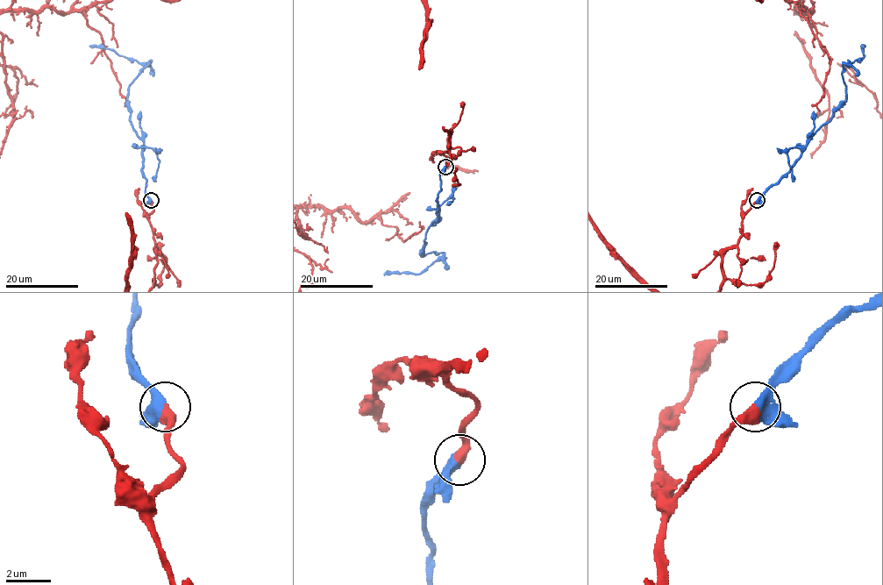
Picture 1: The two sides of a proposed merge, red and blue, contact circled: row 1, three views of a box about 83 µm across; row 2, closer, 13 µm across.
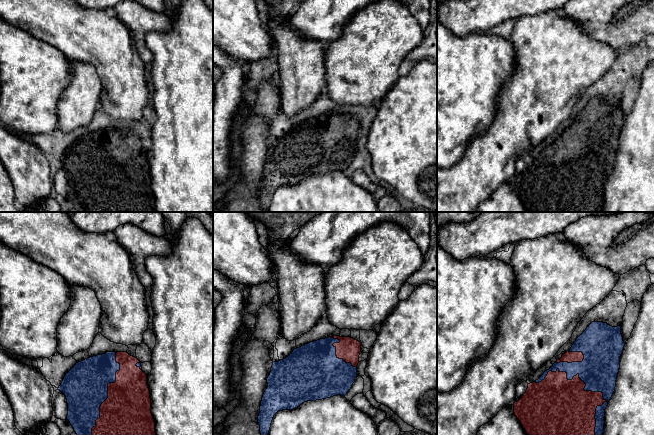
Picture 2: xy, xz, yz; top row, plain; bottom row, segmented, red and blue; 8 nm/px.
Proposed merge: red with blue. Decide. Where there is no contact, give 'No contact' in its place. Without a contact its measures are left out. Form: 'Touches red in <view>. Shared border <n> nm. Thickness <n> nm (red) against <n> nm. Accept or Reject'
Touches red in yz. Shared border 650 nm. Thickness 500 nm (red) against 300 nm. Accept

